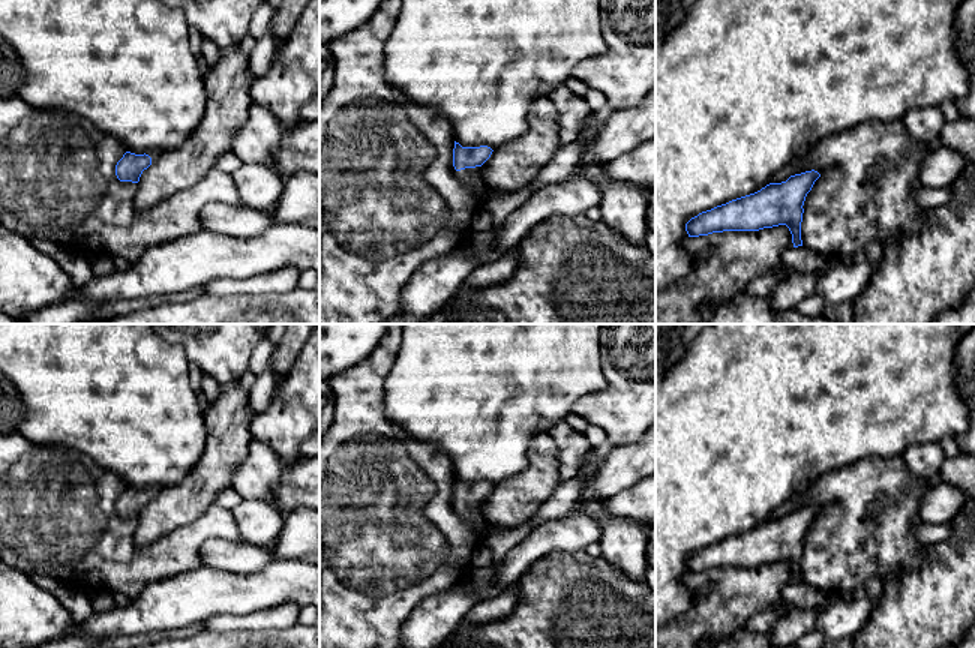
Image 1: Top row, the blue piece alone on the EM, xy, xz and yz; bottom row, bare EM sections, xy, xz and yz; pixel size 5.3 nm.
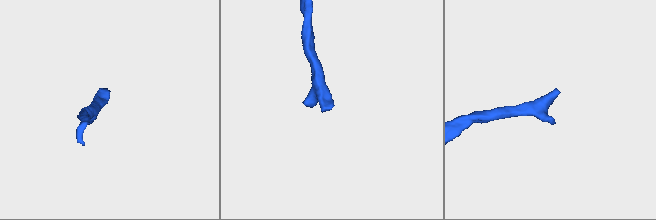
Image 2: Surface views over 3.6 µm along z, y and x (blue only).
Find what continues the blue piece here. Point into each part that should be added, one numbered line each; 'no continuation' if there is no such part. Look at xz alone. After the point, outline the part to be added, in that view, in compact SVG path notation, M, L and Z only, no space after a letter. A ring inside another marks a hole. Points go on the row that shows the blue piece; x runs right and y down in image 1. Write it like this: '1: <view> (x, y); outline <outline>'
1: xz (473, 177); outline M480 166L465 168L465 170L456 171L456 174L459 180L462 180L471 188L477 200L480 200L482 202L490 195L490 189L488 188L482 176Z

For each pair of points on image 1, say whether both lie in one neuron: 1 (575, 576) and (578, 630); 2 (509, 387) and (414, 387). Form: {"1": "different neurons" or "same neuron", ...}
{"1": "same neuron", "2": "same neuron"}

